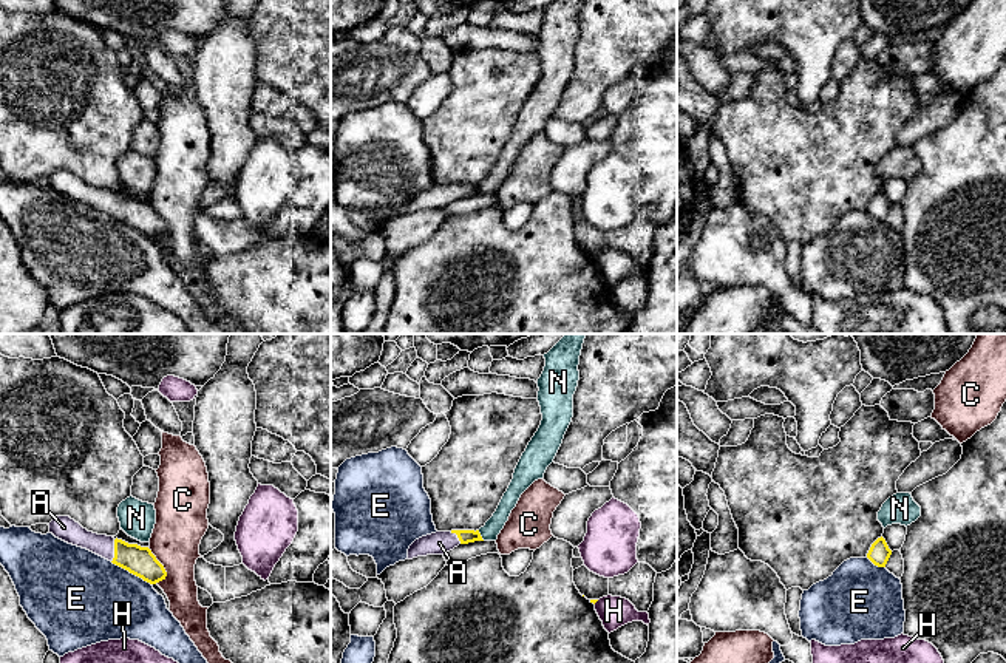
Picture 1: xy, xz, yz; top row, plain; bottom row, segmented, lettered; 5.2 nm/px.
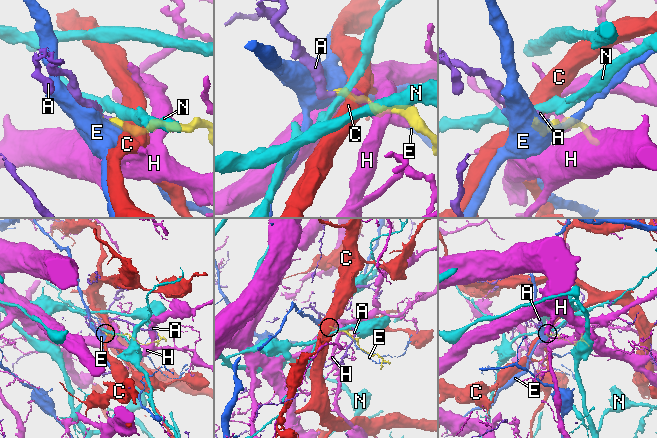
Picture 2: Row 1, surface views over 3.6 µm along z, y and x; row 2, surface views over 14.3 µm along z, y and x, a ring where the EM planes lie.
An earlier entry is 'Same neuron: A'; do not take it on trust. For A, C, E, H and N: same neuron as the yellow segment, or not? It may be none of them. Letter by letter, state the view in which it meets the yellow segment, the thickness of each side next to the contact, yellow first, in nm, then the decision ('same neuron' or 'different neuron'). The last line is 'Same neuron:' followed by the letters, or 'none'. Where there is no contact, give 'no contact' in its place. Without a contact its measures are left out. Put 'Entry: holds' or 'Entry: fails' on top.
Entry: holds
A: xy | 150/120 nm | same neuron
C: xy | 150/260 nm | different neuron
E: xy | 150/440 nm | different neuron
H: xz | 20/160 nm | different neuron
N: xz | 70/90 nm | different neuron
Same neuron: A

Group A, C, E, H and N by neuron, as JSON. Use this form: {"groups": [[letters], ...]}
{"groups": [["A"], ["C"], ["E"], ["H"], ["N"]]}

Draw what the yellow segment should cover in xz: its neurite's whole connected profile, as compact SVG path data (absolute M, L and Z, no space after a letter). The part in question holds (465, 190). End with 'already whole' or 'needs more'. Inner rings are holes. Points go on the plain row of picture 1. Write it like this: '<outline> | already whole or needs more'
M479 184L436 185L416 193L408 202L408 213L427 209L445 209L459 198L484 195Z | needs more

